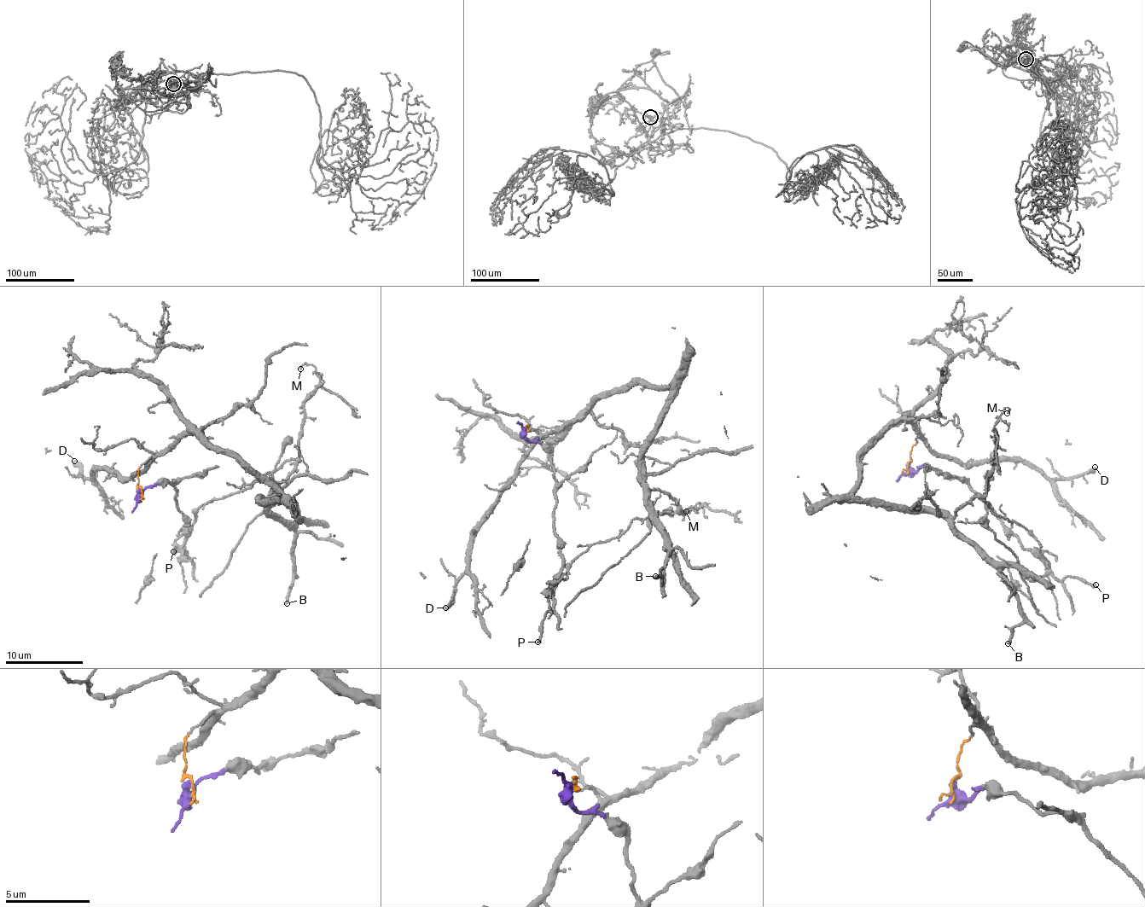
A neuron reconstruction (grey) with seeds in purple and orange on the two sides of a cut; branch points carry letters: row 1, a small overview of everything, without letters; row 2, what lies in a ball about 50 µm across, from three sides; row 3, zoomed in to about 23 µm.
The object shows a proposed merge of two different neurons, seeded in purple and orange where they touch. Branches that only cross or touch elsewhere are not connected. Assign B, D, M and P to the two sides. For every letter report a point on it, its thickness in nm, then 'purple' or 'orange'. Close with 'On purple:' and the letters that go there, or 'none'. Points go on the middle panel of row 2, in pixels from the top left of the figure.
B: (655, 576) | 280 nm | orange
D: (445, 607) | 460 nm | orange
M: (686, 511) | 100 nm | orange
P: (537, 642) | 240 nm | purple
On purple: P

